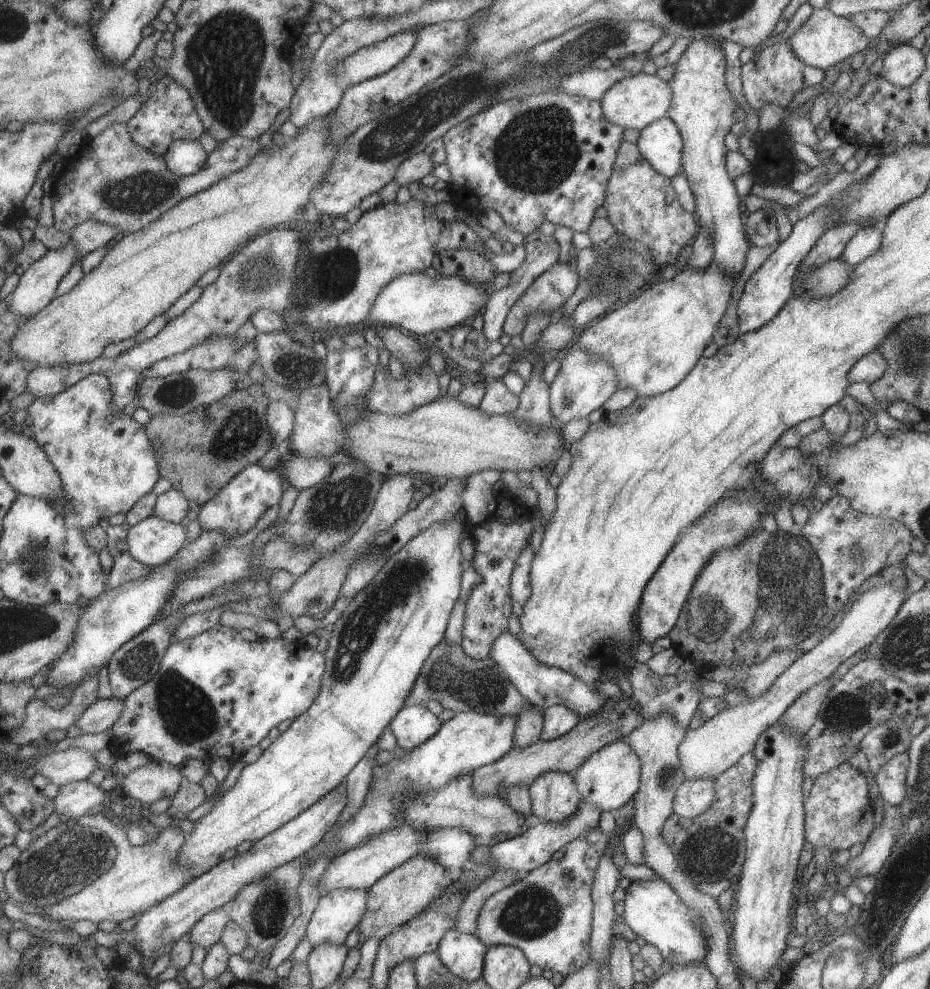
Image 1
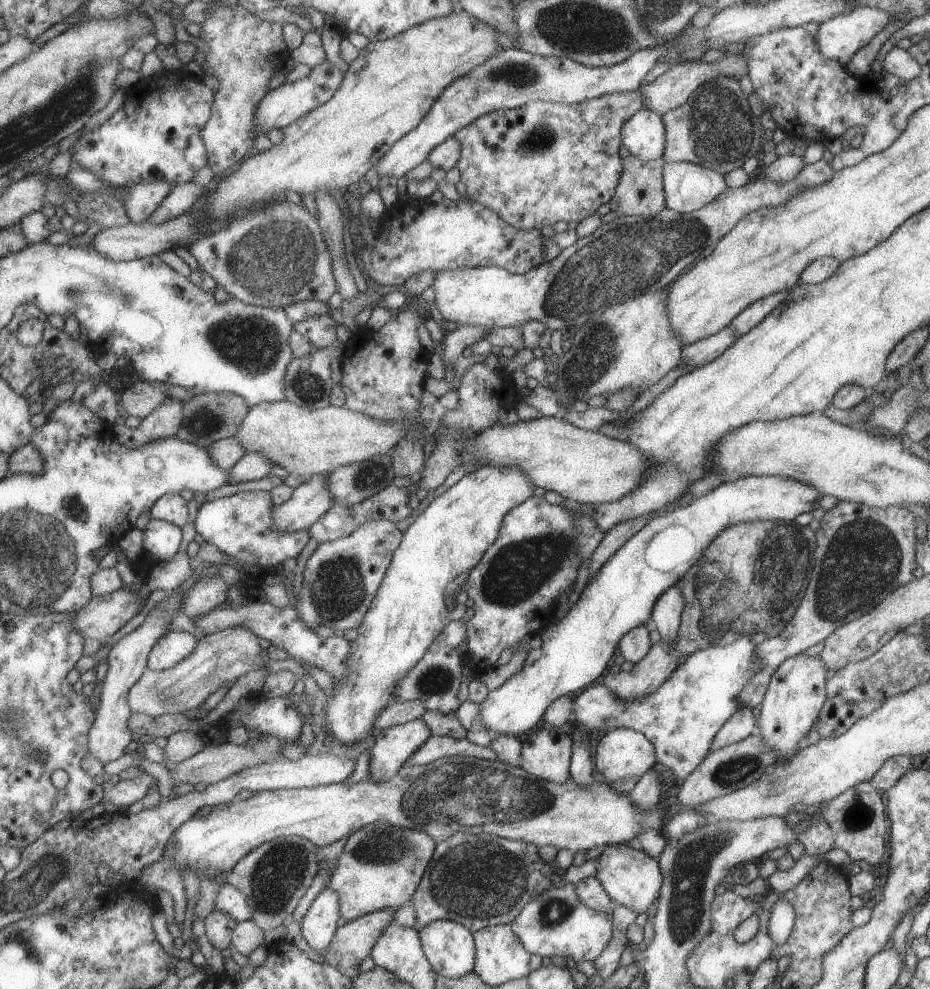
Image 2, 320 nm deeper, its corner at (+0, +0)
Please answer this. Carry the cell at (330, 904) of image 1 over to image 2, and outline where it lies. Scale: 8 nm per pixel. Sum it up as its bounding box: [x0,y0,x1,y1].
[328,821,436,921]

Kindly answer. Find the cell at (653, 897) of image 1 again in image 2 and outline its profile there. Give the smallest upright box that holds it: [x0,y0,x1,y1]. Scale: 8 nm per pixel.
[594,844,662,913]

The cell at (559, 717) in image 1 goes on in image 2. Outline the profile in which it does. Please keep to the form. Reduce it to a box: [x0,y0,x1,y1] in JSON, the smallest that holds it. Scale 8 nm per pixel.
[572,634,767,782]

